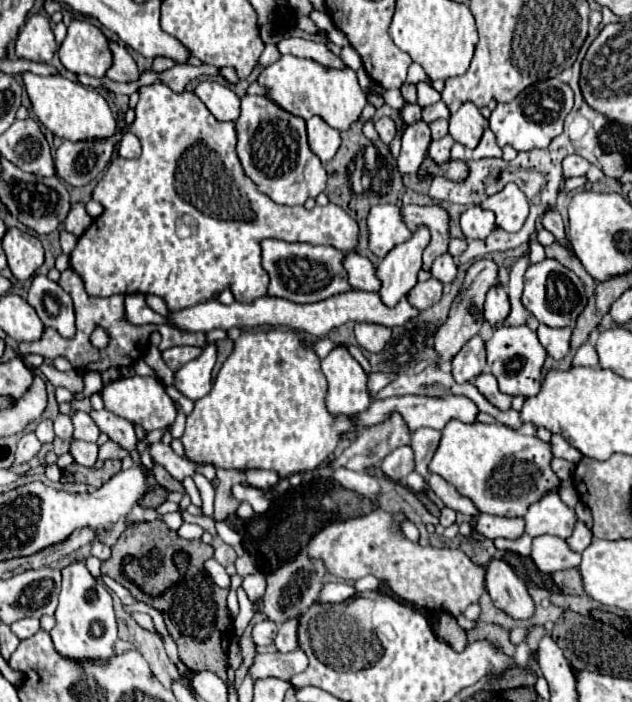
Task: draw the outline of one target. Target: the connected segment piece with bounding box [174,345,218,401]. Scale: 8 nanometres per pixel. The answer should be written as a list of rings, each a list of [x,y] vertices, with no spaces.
[[[206,345],[202,355],[174,373],[176,389],[192,401],[198,401],[212,389],[212,369],[216,363],[218,349],[216,345]]]

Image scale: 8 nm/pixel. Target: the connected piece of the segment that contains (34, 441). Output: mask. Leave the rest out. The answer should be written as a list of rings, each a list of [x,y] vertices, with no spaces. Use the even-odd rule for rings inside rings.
[[[24,433],[24,437],[18,443],[18,449],[16,449],[16,461],[14,461],[14,465],[26,463],[32,457],[36,457],[38,451],[40,451],[40,447],[42,447],[42,443],[38,441],[38,437],[34,433]]]

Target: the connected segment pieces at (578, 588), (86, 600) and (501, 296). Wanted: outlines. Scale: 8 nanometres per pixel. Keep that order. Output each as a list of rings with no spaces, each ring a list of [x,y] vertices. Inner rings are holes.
[[[566,569],[566,571],[558,571],[552,573],[554,583],[560,587],[562,593],[570,593],[570,595],[584,595],[584,585],[582,585],[582,575],[578,569]]]
[[[74,559],[62,567],[62,591],[56,609],[56,627],[50,631],[58,653],[74,659],[106,659],[114,655],[116,619],[112,609],[110,591],[98,583],[86,569],[84,559]],[[94,593],[94,595],[92,595]]]
[[[494,285],[488,295],[486,295],[486,303],[484,303],[484,319],[488,325],[496,327],[502,325],[504,319],[510,313],[510,301],[508,301],[508,293],[502,285]]]

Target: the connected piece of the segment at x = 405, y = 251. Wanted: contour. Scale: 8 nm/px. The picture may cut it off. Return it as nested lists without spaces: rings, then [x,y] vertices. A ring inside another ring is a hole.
[[[416,229],[410,241],[396,245],[376,267],[376,277],[380,279],[378,295],[386,307],[394,307],[418,283],[418,271],[422,269],[422,253],[428,243],[428,229]]]

